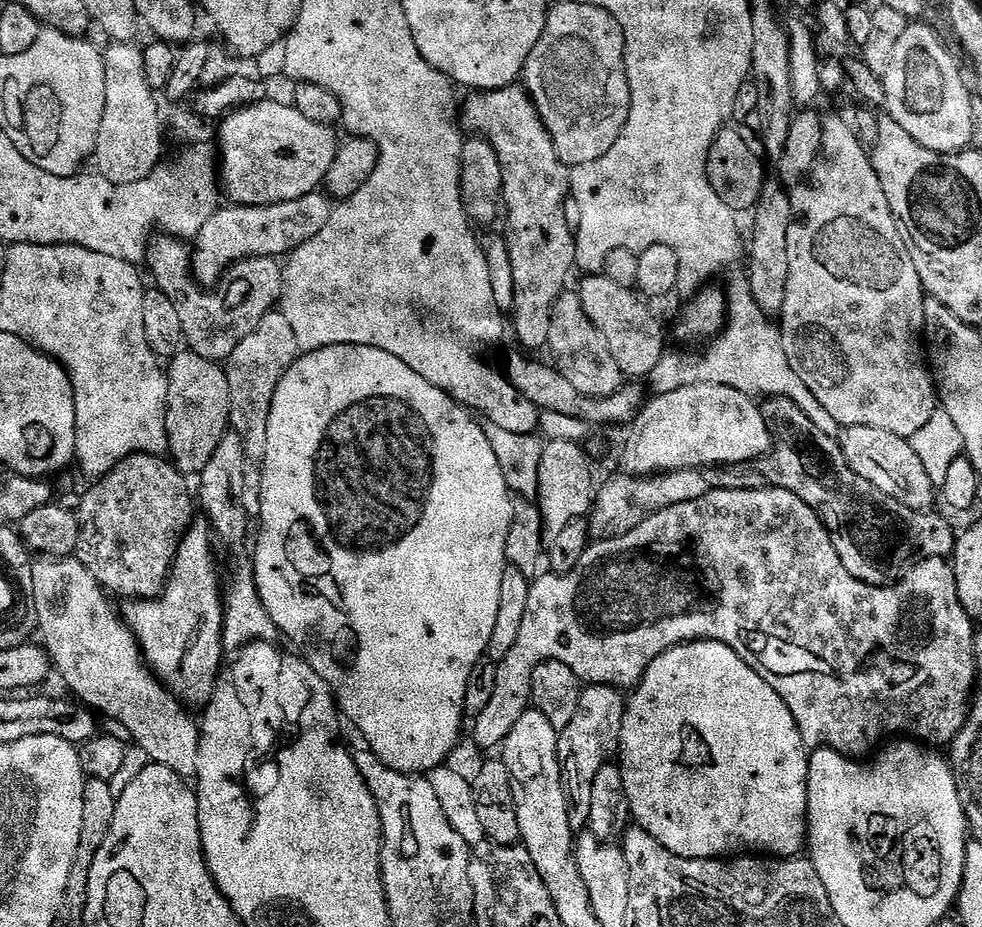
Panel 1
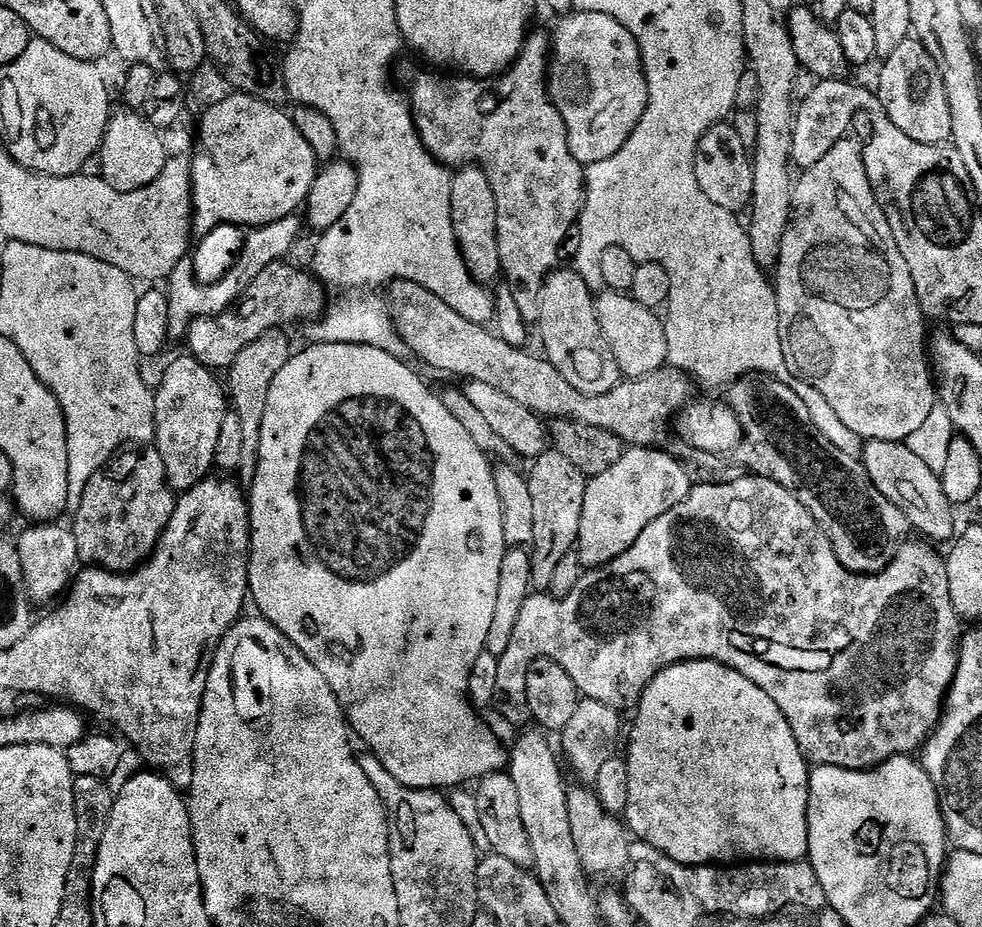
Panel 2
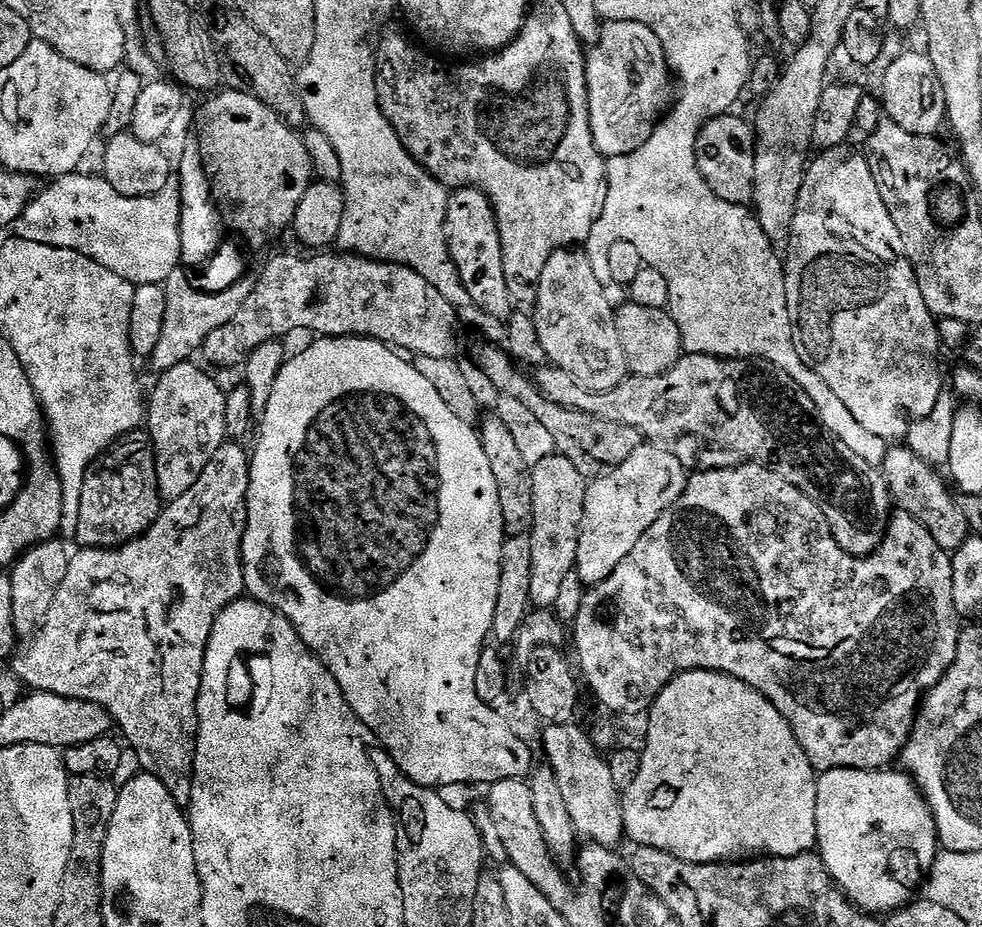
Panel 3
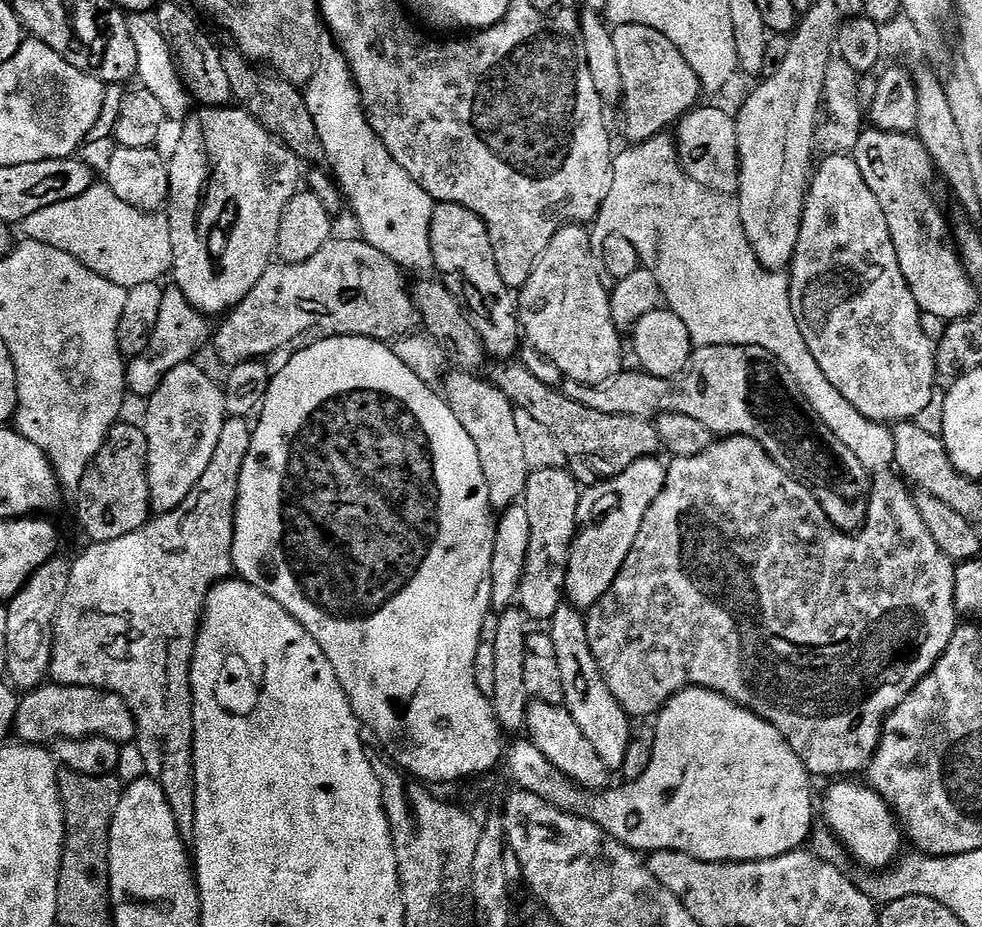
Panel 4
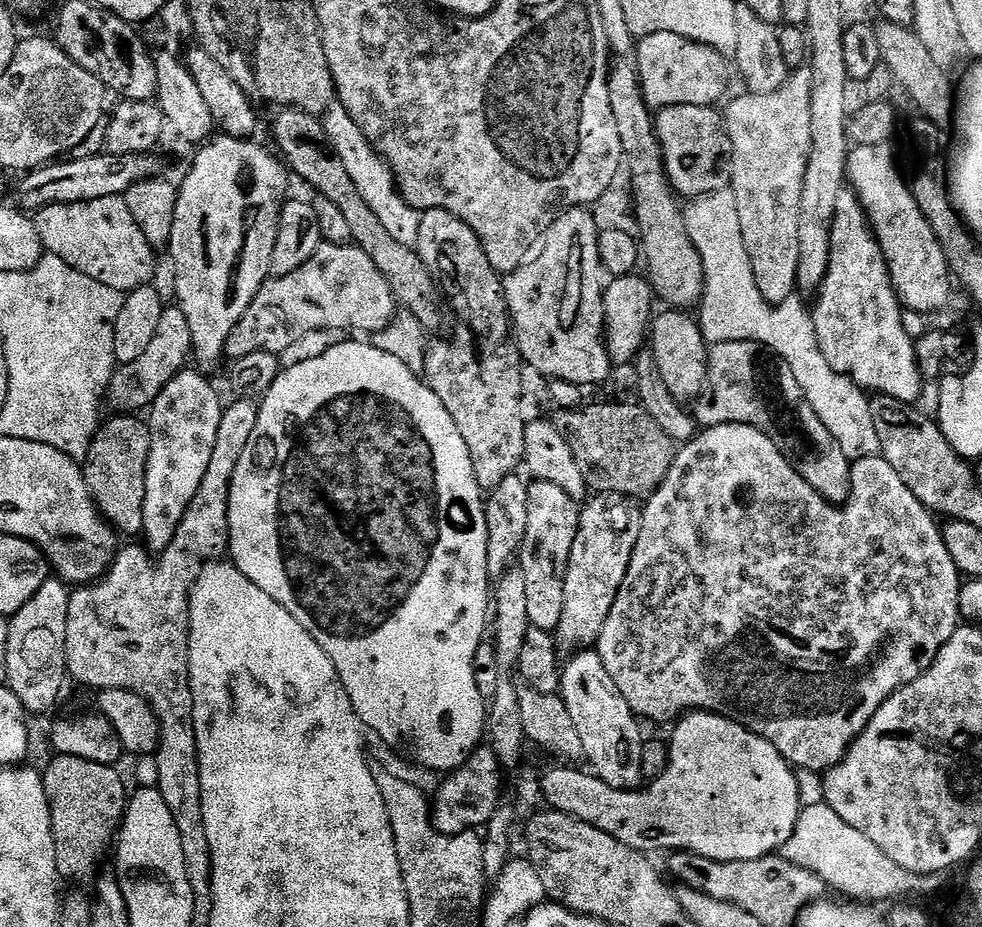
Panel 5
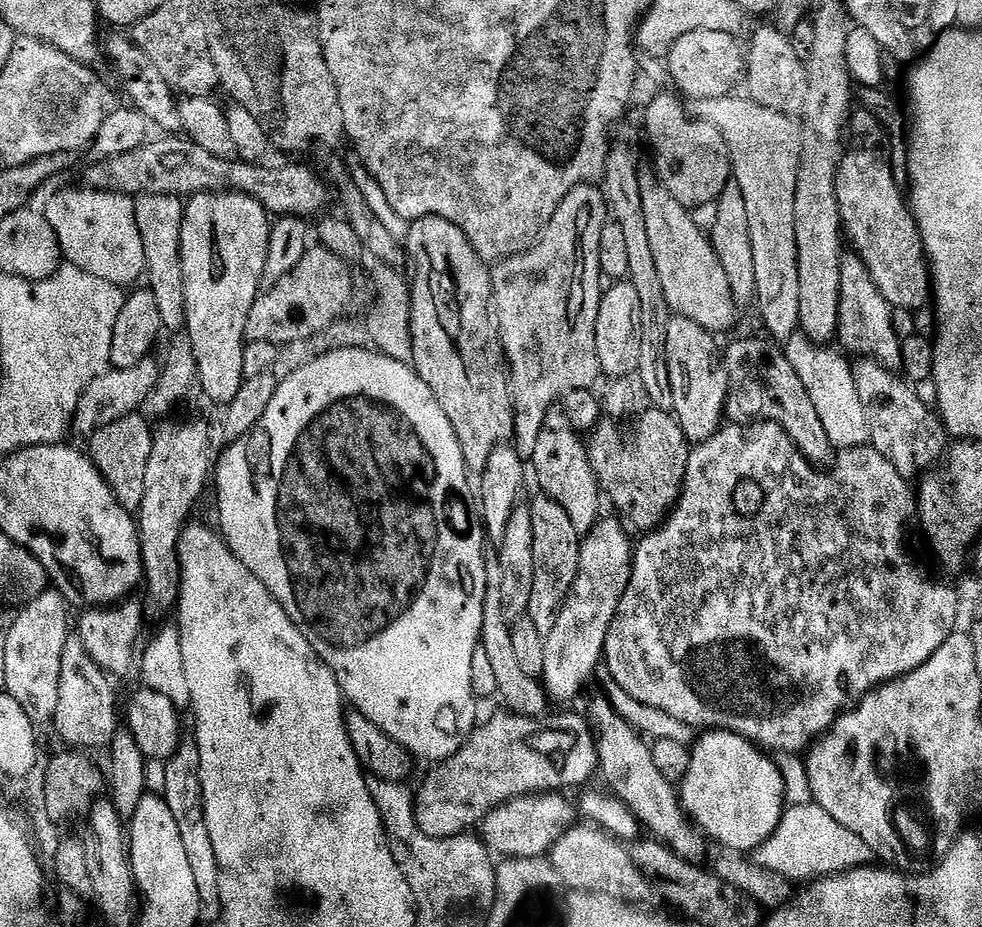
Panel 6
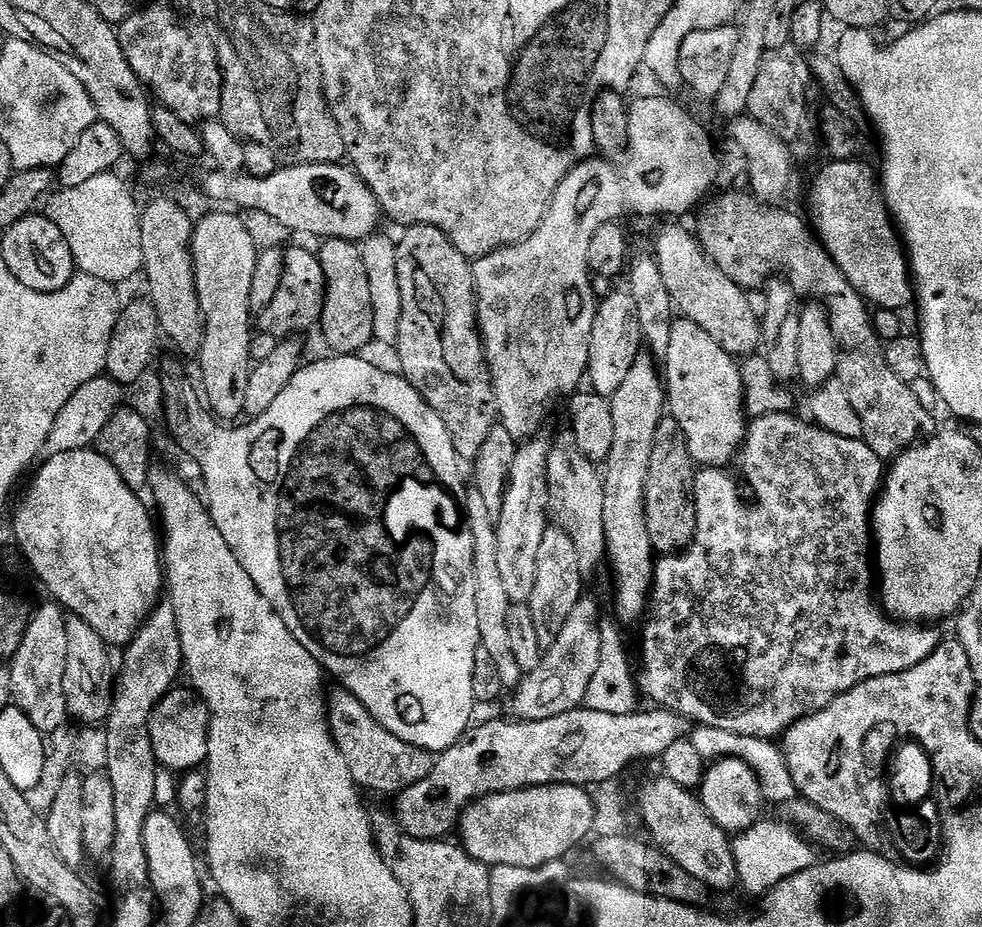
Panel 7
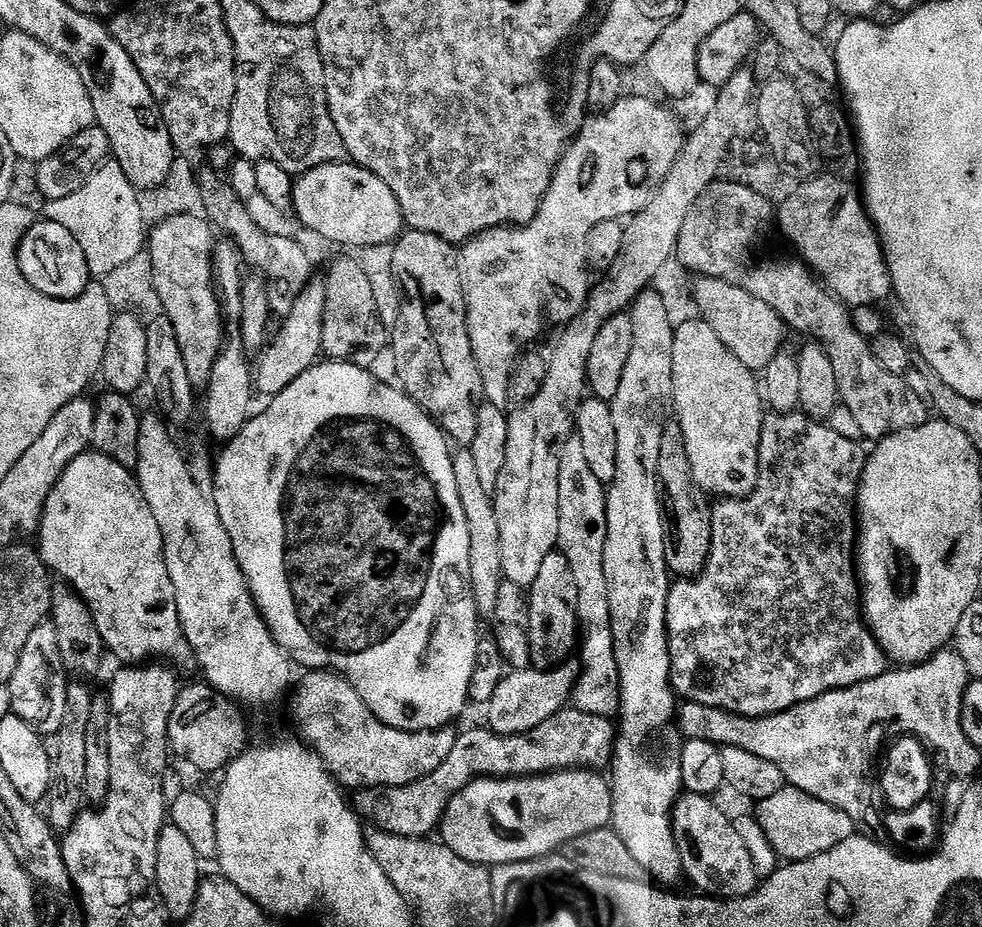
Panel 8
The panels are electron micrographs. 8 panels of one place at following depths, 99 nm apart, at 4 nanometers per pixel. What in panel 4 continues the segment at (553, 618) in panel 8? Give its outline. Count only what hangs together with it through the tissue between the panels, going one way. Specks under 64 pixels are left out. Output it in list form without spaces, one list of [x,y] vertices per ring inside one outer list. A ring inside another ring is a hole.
[[[537,468],[529,471],[522,503],[526,514],[530,514],[530,548],[526,554],[526,566],[522,574],[518,597],[518,607],[528,617],[529,621],[551,621],[554,610],[558,610],[558,606],[565,603],[564,583],[568,573],[568,555],[572,549],[572,540],[578,531],[576,515],[578,514],[581,495],[581,485],[576,485],[575,478],[564,468]]]

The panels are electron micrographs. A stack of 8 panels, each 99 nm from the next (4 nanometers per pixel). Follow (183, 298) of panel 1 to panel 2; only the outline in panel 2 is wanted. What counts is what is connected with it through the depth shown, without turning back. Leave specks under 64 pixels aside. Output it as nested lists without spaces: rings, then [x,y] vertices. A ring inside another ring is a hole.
[[[277,262],[266,266],[254,282],[241,294],[239,300],[226,311],[216,316],[199,316],[188,328],[186,337],[187,351],[198,362],[213,370],[227,370],[231,368],[234,358],[267,332],[277,331],[278,326],[288,326],[296,320],[292,313],[292,304],[300,312],[308,312],[316,304],[320,295],[325,295],[326,289],[311,271],[299,272],[291,268],[288,262]]]

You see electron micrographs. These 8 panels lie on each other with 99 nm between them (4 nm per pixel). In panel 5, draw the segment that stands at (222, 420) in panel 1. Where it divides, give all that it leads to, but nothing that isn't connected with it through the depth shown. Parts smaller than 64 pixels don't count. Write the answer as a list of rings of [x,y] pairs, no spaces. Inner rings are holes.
[[[185,370],[170,378],[166,390],[158,394],[146,416],[152,437],[146,466],[146,502],[142,502],[142,540],[153,554],[166,550],[190,502],[194,502],[198,486],[202,486],[202,477],[210,467],[214,442],[218,439],[218,422],[222,422],[225,409],[211,382],[202,373],[192,371]]]

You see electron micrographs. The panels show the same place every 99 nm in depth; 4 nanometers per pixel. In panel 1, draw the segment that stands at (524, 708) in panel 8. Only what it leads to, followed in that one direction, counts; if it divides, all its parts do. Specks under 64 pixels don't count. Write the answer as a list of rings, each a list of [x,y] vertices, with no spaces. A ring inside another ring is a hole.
[[[683,468],[677,472],[665,472],[654,476],[633,478],[627,474],[619,474],[604,485],[599,485],[594,496],[590,513],[590,528],[597,537],[611,538],[623,532],[634,530],[648,516],[658,510],[666,510],[670,506],[678,506],[682,502],[694,502],[694,498],[702,498],[710,491],[703,471],[695,468]]]

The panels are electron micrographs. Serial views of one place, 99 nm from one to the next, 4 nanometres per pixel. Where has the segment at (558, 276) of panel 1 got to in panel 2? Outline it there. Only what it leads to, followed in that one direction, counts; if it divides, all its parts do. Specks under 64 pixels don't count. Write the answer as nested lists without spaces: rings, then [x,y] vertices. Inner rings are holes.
[[[533,31],[531,35],[525,39],[523,46],[520,47],[520,54],[512,61],[510,67],[497,79],[495,82],[485,82],[483,79],[477,78],[471,74],[460,74],[457,80],[451,80],[448,76],[436,77],[432,72],[420,72],[412,80],[412,89],[406,92],[406,100],[412,109],[412,120],[416,123],[416,135],[419,136],[420,140],[424,143],[424,148],[428,153],[439,162],[452,170],[459,170],[475,165],[484,171],[486,178],[490,182],[490,190],[494,190],[494,202],[498,206],[498,250],[500,251],[500,270],[503,279],[506,281],[506,287],[510,290],[510,294],[514,294],[514,303],[518,306],[518,310],[522,310],[522,318],[529,322],[538,321],[538,294],[542,294],[542,286],[544,285],[544,279],[548,276],[549,272],[553,271],[561,263],[560,260],[560,247],[564,244],[564,239],[568,236],[568,231],[573,231],[574,225],[579,221],[580,213],[584,207],[584,173],[586,171],[585,165],[580,164],[574,158],[574,154],[570,148],[570,142],[568,141],[568,131],[566,130],[566,122],[562,118],[560,109],[554,99],[553,93],[550,91],[550,36],[549,33]]]

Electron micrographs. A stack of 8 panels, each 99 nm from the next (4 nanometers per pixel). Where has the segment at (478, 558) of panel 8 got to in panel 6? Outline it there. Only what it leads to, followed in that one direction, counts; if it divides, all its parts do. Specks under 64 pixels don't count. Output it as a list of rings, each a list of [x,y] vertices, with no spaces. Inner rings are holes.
[[[496,550],[485,551],[484,561],[486,562],[486,574],[488,585],[484,595],[482,606],[482,630],[480,631],[480,647],[486,650],[494,669],[498,682],[499,699],[504,699],[503,707],[507,711],[514,712],[518,716],[541,717],[549,711],[550,701],[548,693],[545,692],[543,683],[540,680],[529,678],[525,674],[520,663],[516,661],[514,651],[514,638],[512,637],[512,624],[502,606],[502,566],[500,565],[500,554]]]

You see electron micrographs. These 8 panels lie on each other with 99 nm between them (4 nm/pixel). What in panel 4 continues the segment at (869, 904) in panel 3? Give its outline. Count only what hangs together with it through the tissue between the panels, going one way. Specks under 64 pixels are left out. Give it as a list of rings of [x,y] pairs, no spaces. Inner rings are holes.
[[[836,782],[832,789],[829,790],[828,793],[824,796],[824,820],[823,823],[827,825],[829,829],[834,833],[837,840],[840,841],[841,845],[846,849],[847,855],[848,852],[853,856],[854,859],[857,860],[858,863],[861,864],[864,868],[880,868],[876,870],[884,870],[889,867],[901,855],[900,852],[900,840],[902,844],[902,829],[896,819],[896,813],[892,811],[891,808],[888,807],[888,803],[879,794],[876,793],[870,786],[865,786],[863,783],[860,784],[848,784],[852,782]]]

